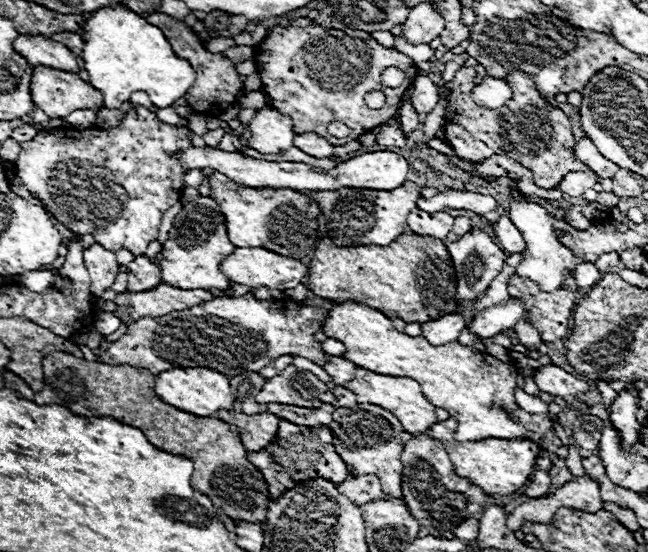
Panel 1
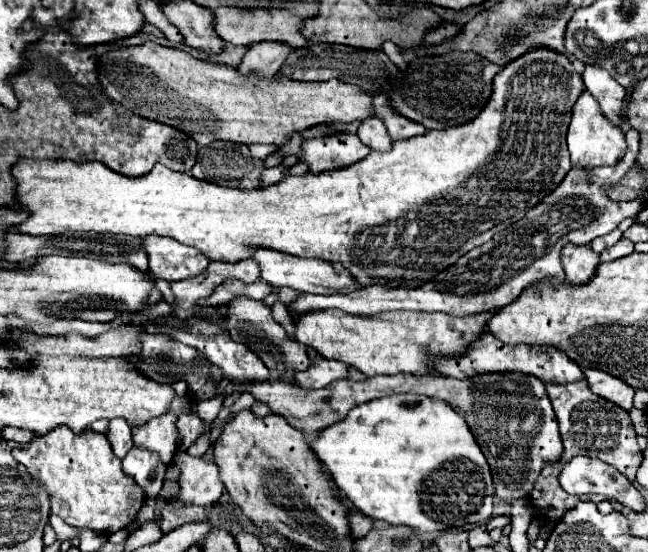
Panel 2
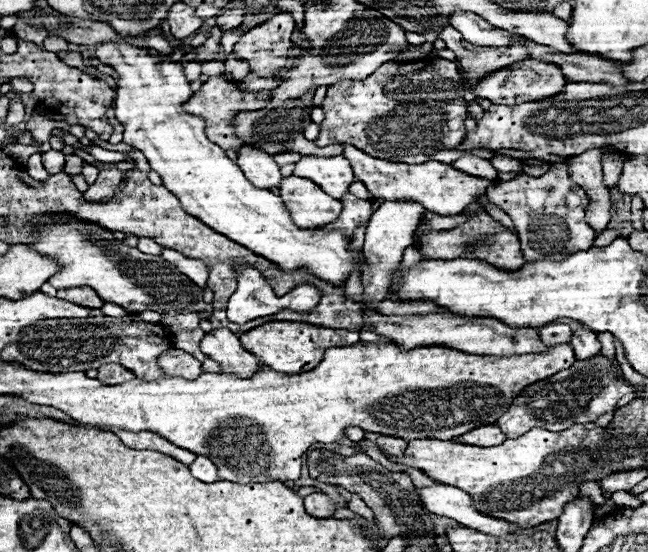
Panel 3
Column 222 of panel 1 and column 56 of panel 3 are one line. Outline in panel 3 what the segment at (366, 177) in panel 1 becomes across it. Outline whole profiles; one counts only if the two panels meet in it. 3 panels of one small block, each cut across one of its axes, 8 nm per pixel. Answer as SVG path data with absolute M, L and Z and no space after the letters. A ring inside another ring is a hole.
M58 150L44 152L42 162L44 162L44 168L48 170L48 174L60 174L64 168L64 154Z

